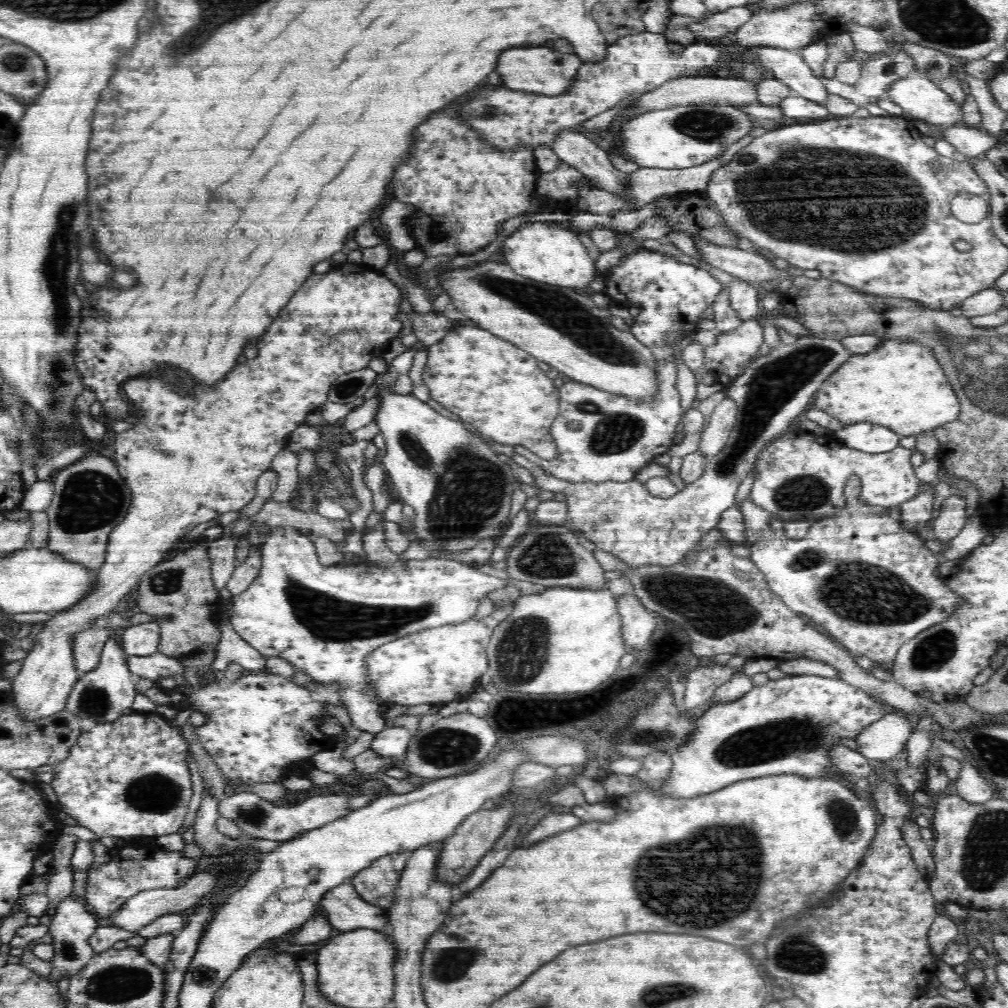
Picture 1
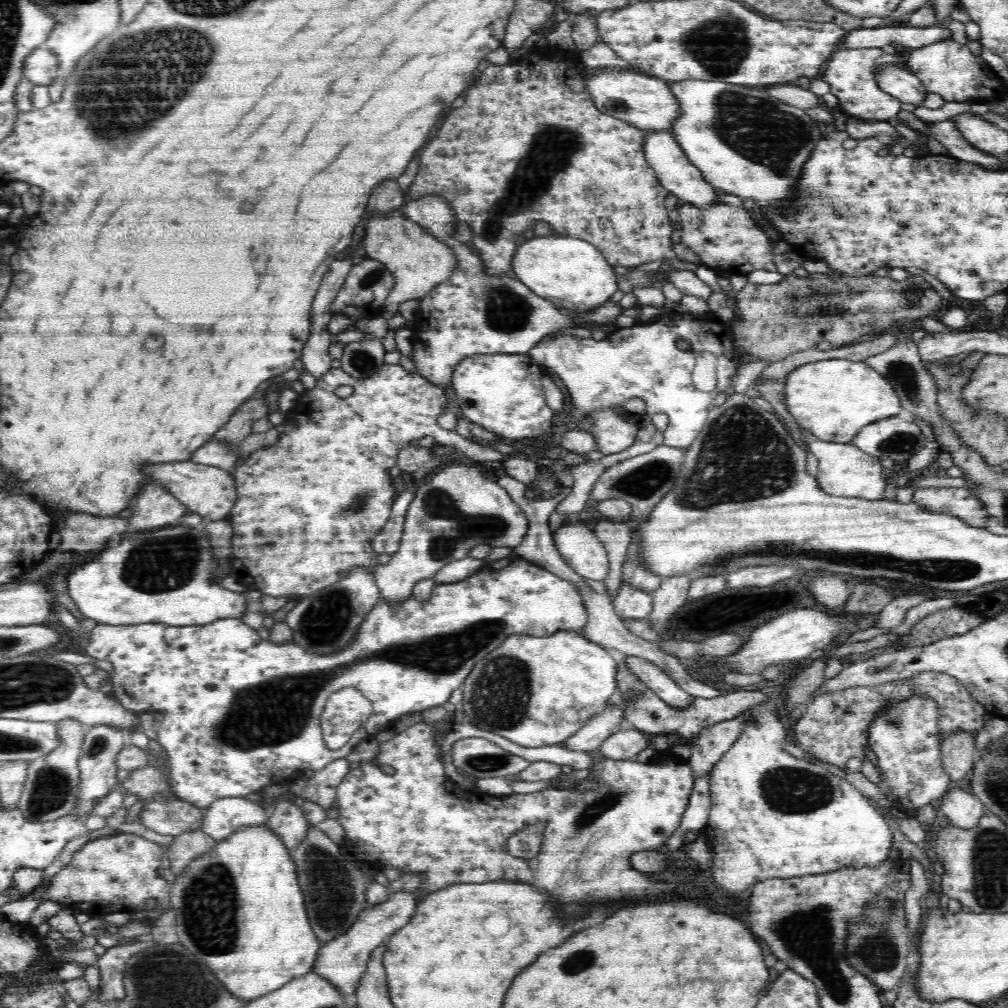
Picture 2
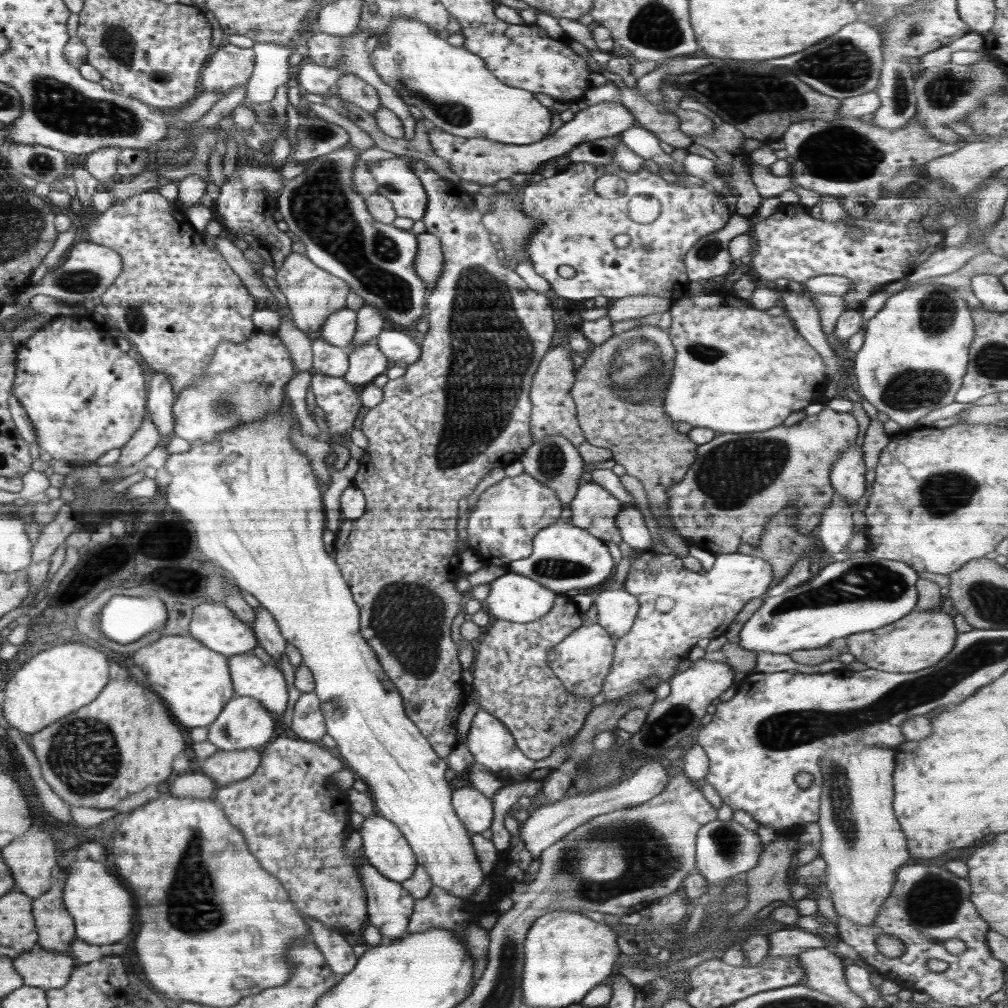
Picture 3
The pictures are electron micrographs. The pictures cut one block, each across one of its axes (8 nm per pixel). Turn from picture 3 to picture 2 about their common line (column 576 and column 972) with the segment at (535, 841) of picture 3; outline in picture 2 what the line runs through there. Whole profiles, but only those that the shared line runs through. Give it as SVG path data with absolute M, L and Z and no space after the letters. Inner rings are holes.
M956 787L940 799L940 806L950 825L964 829L978 826L984 816L984 803L970 791Z

